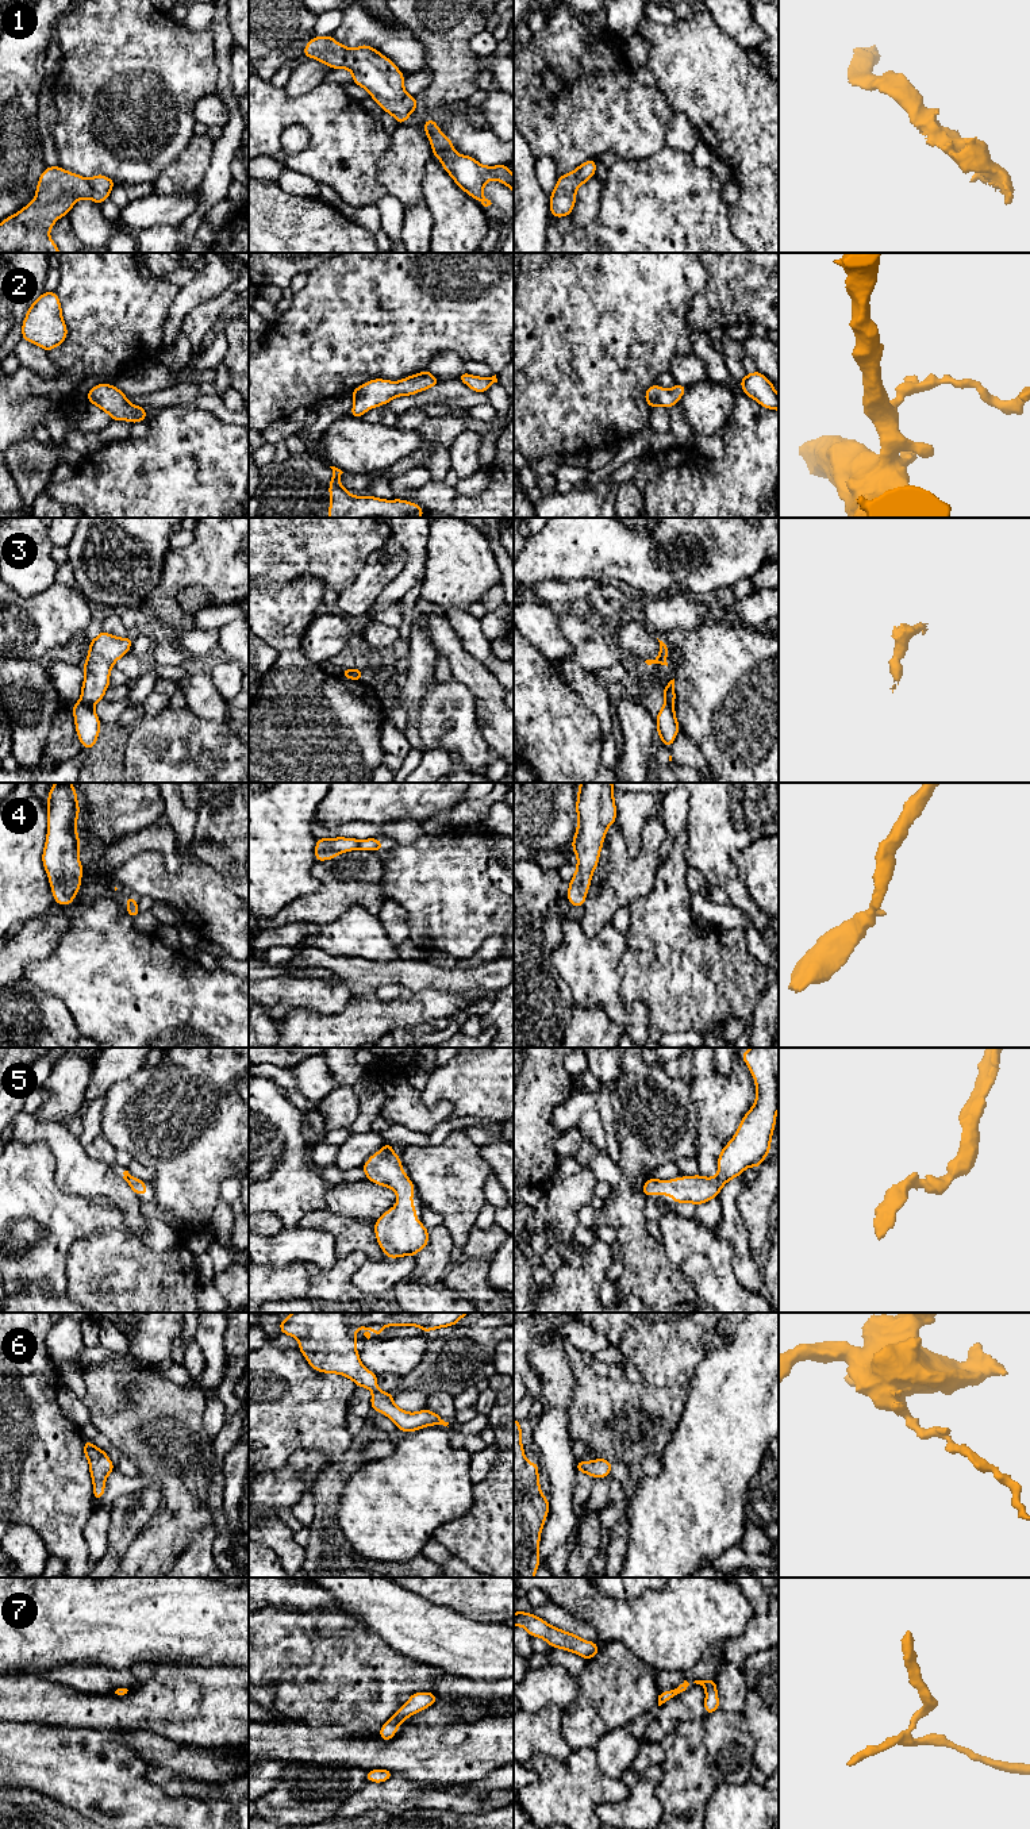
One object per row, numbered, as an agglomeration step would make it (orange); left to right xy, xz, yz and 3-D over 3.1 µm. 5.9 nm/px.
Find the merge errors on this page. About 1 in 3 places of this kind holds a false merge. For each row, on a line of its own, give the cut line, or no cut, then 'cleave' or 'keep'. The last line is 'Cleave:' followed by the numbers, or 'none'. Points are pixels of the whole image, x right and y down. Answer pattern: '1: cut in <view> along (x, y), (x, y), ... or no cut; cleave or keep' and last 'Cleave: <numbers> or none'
1: no cut; keep
2: no cut; keep
3: cut in xy along (80, 699), (92, 707); cleave
4: no cut; keep
5: no cut; keep
6: no cut; keep
7: no cut; keep
Cleave: 3

